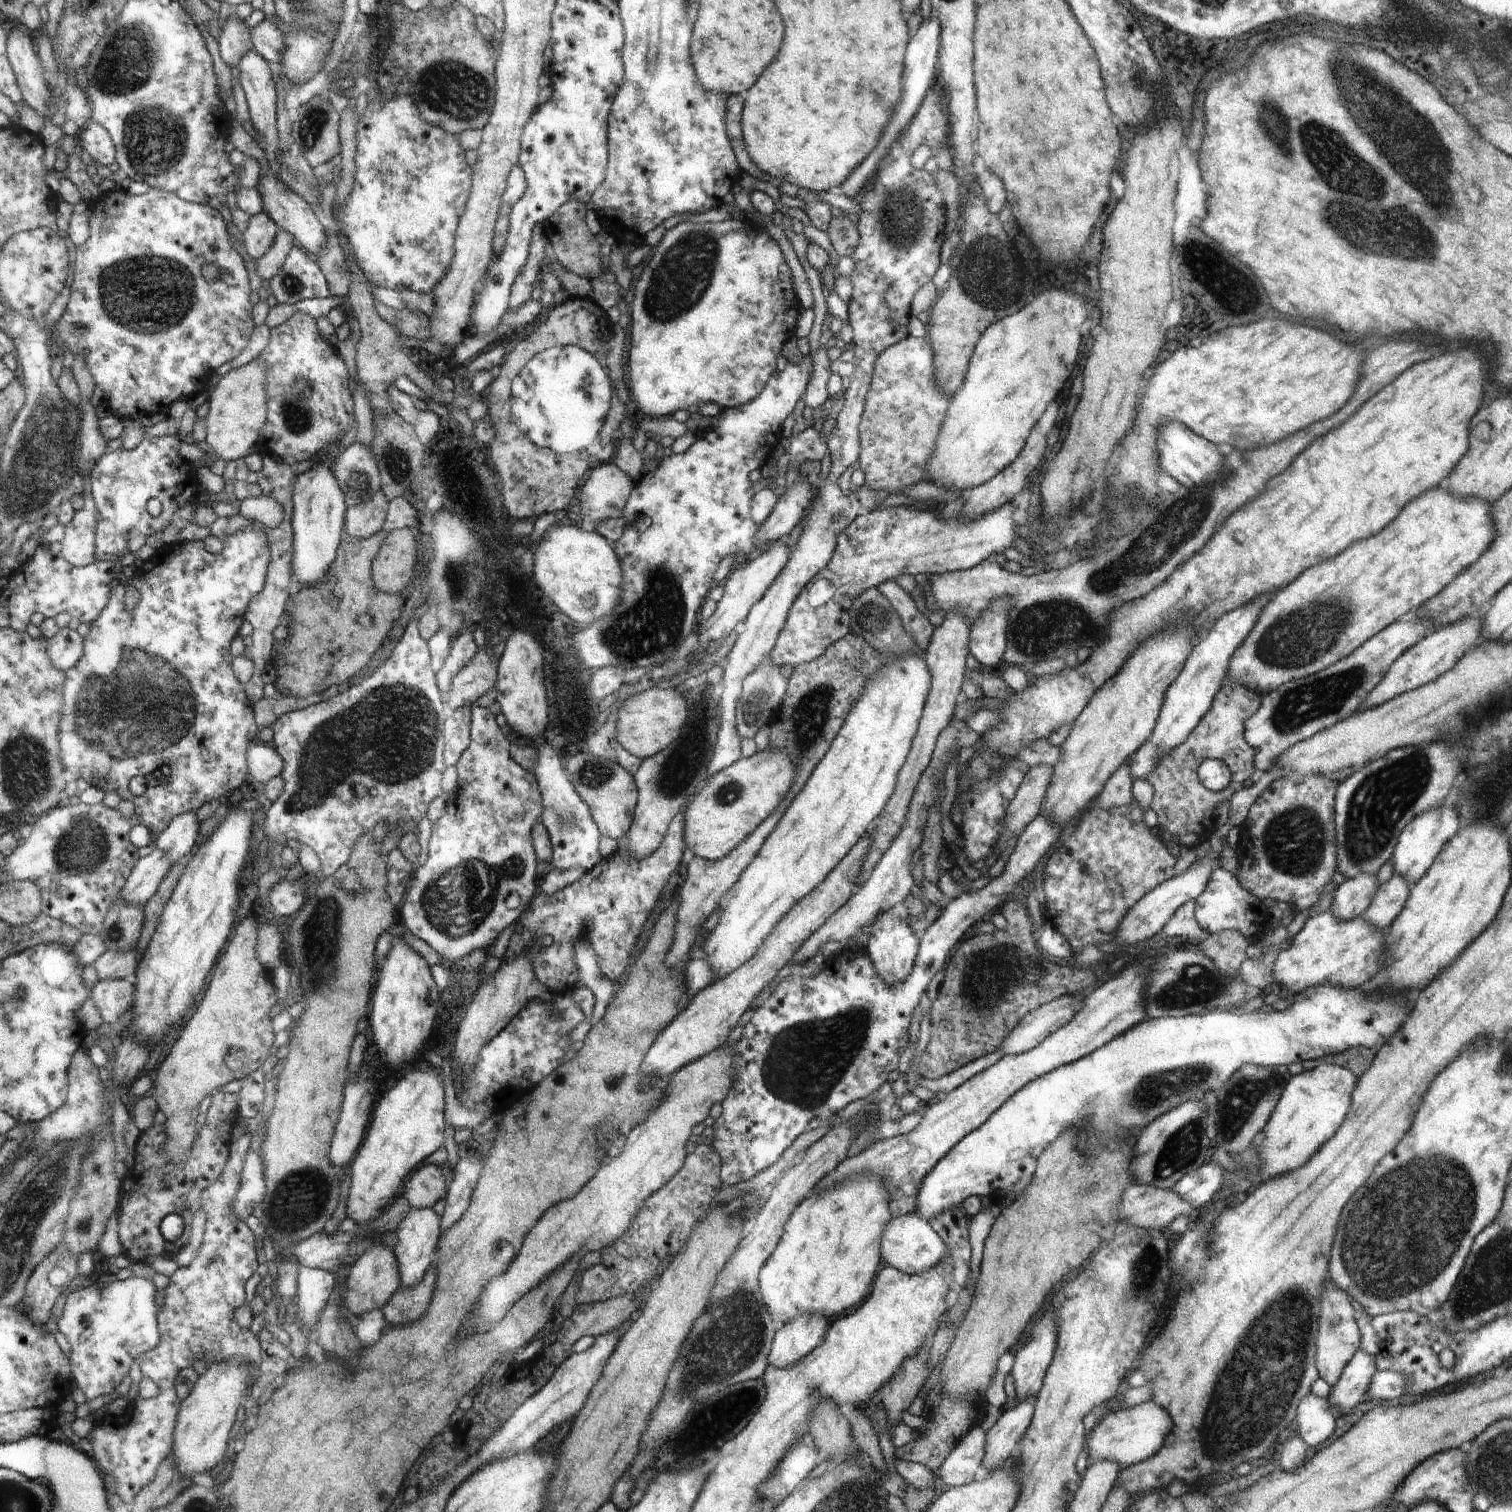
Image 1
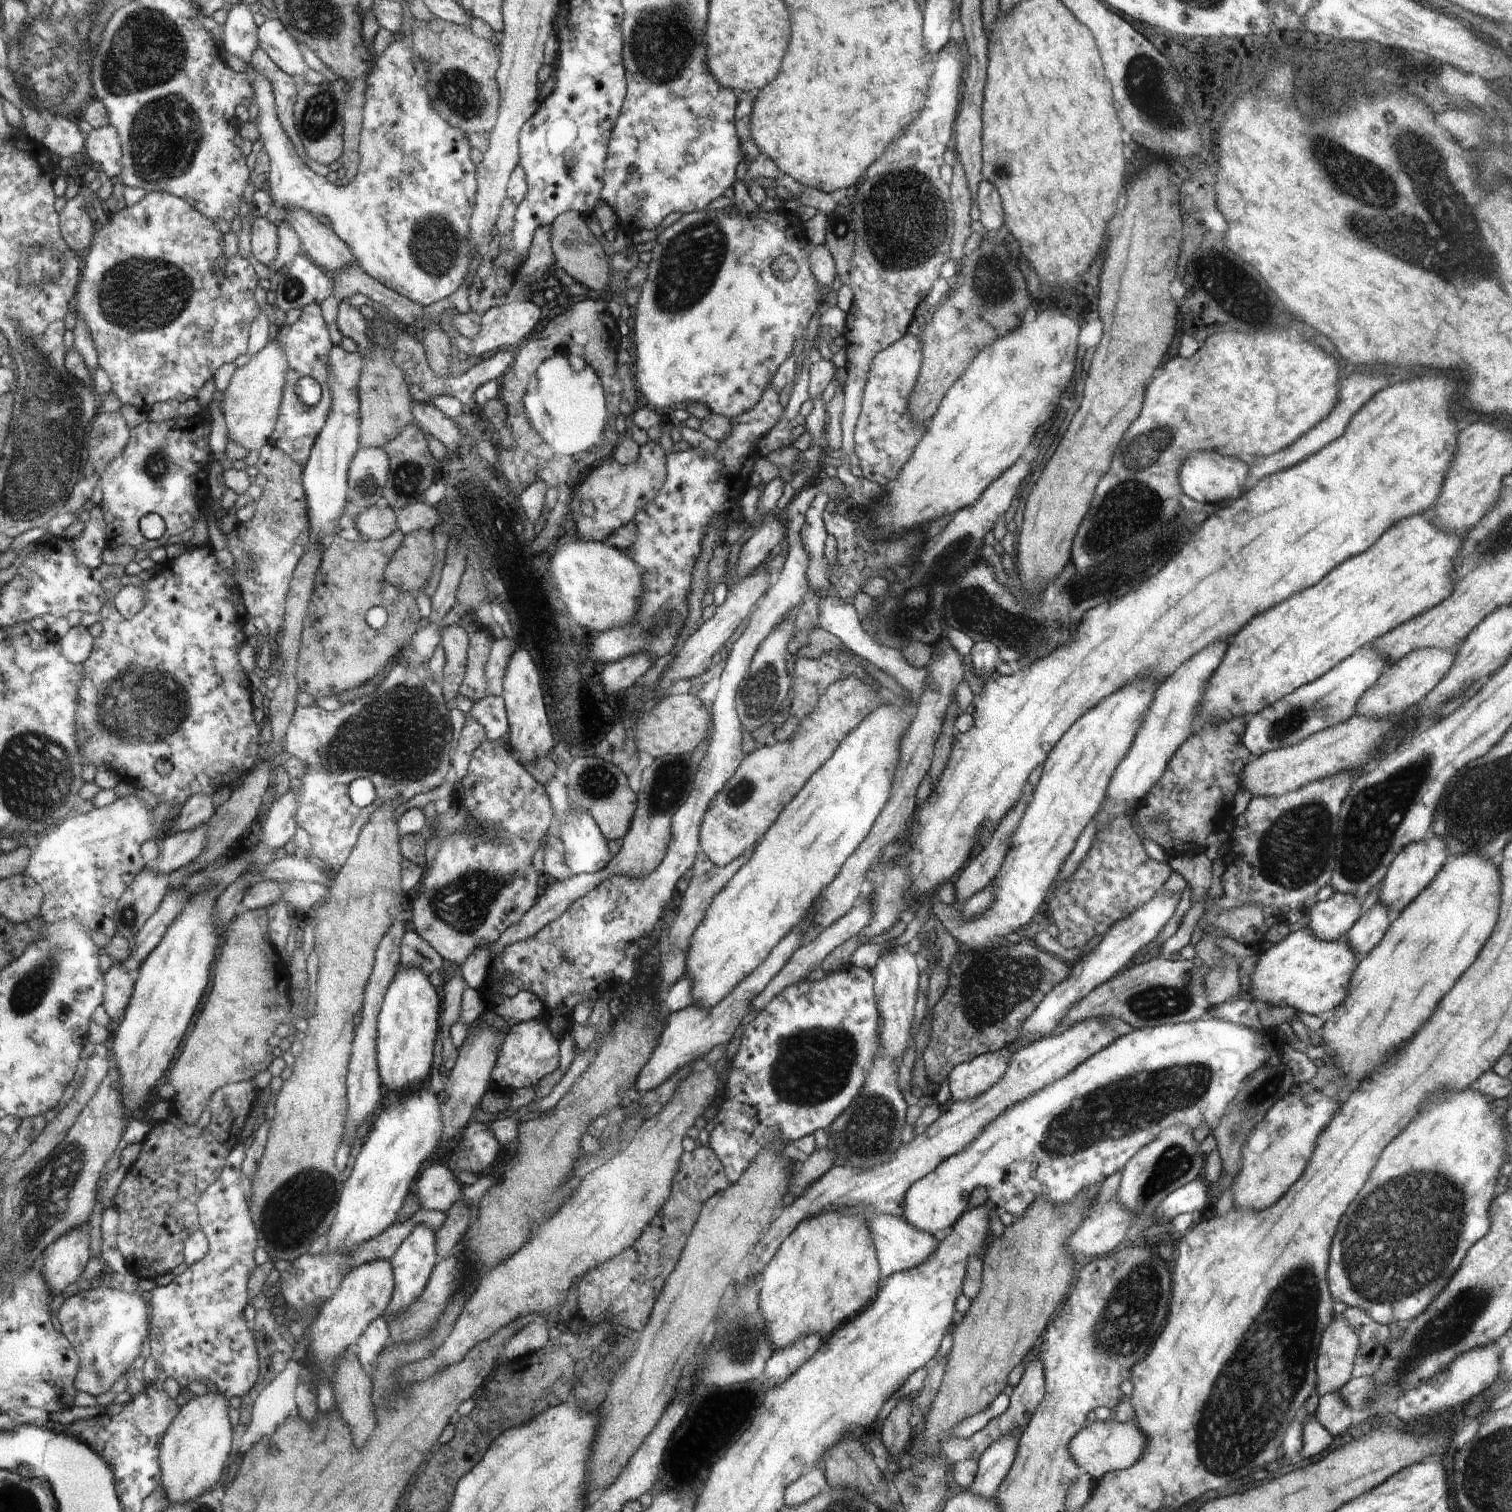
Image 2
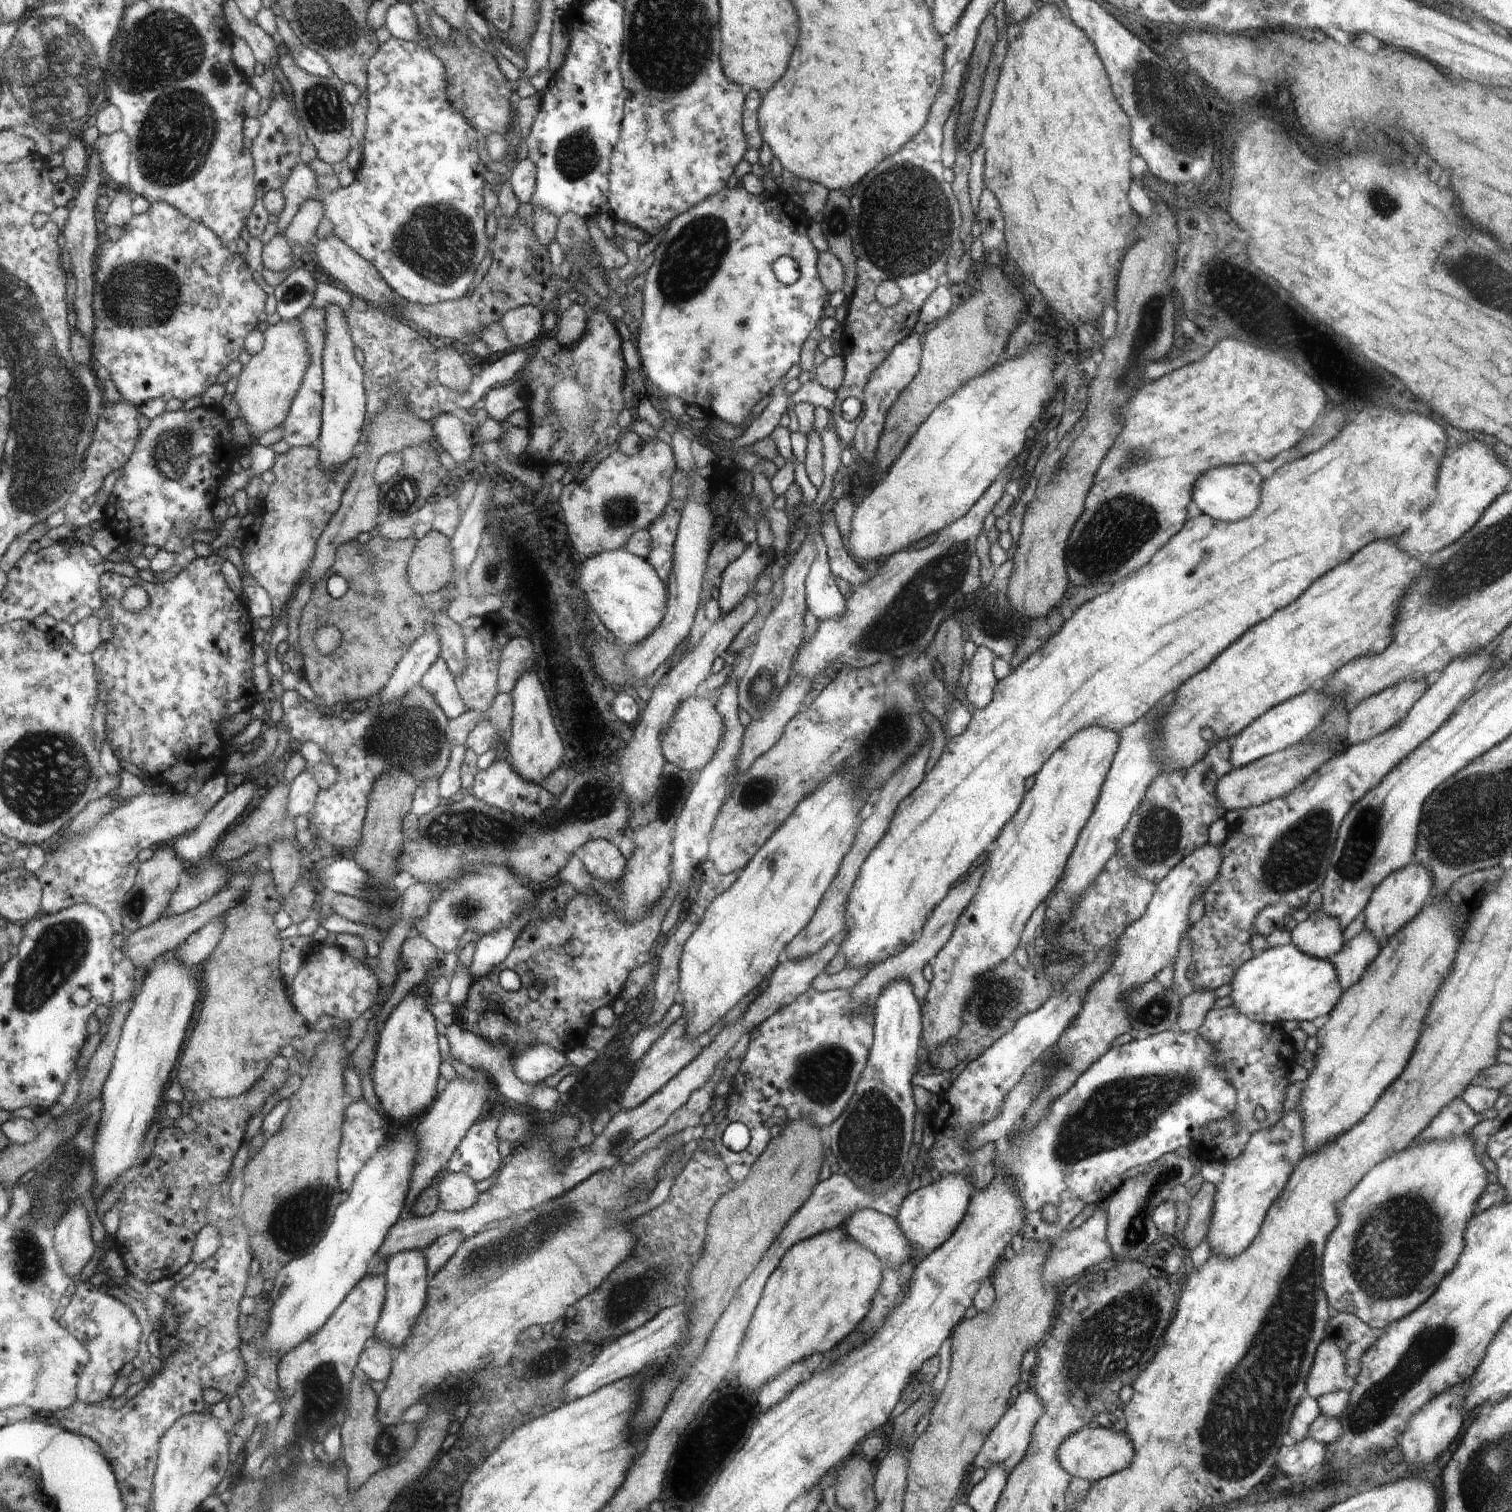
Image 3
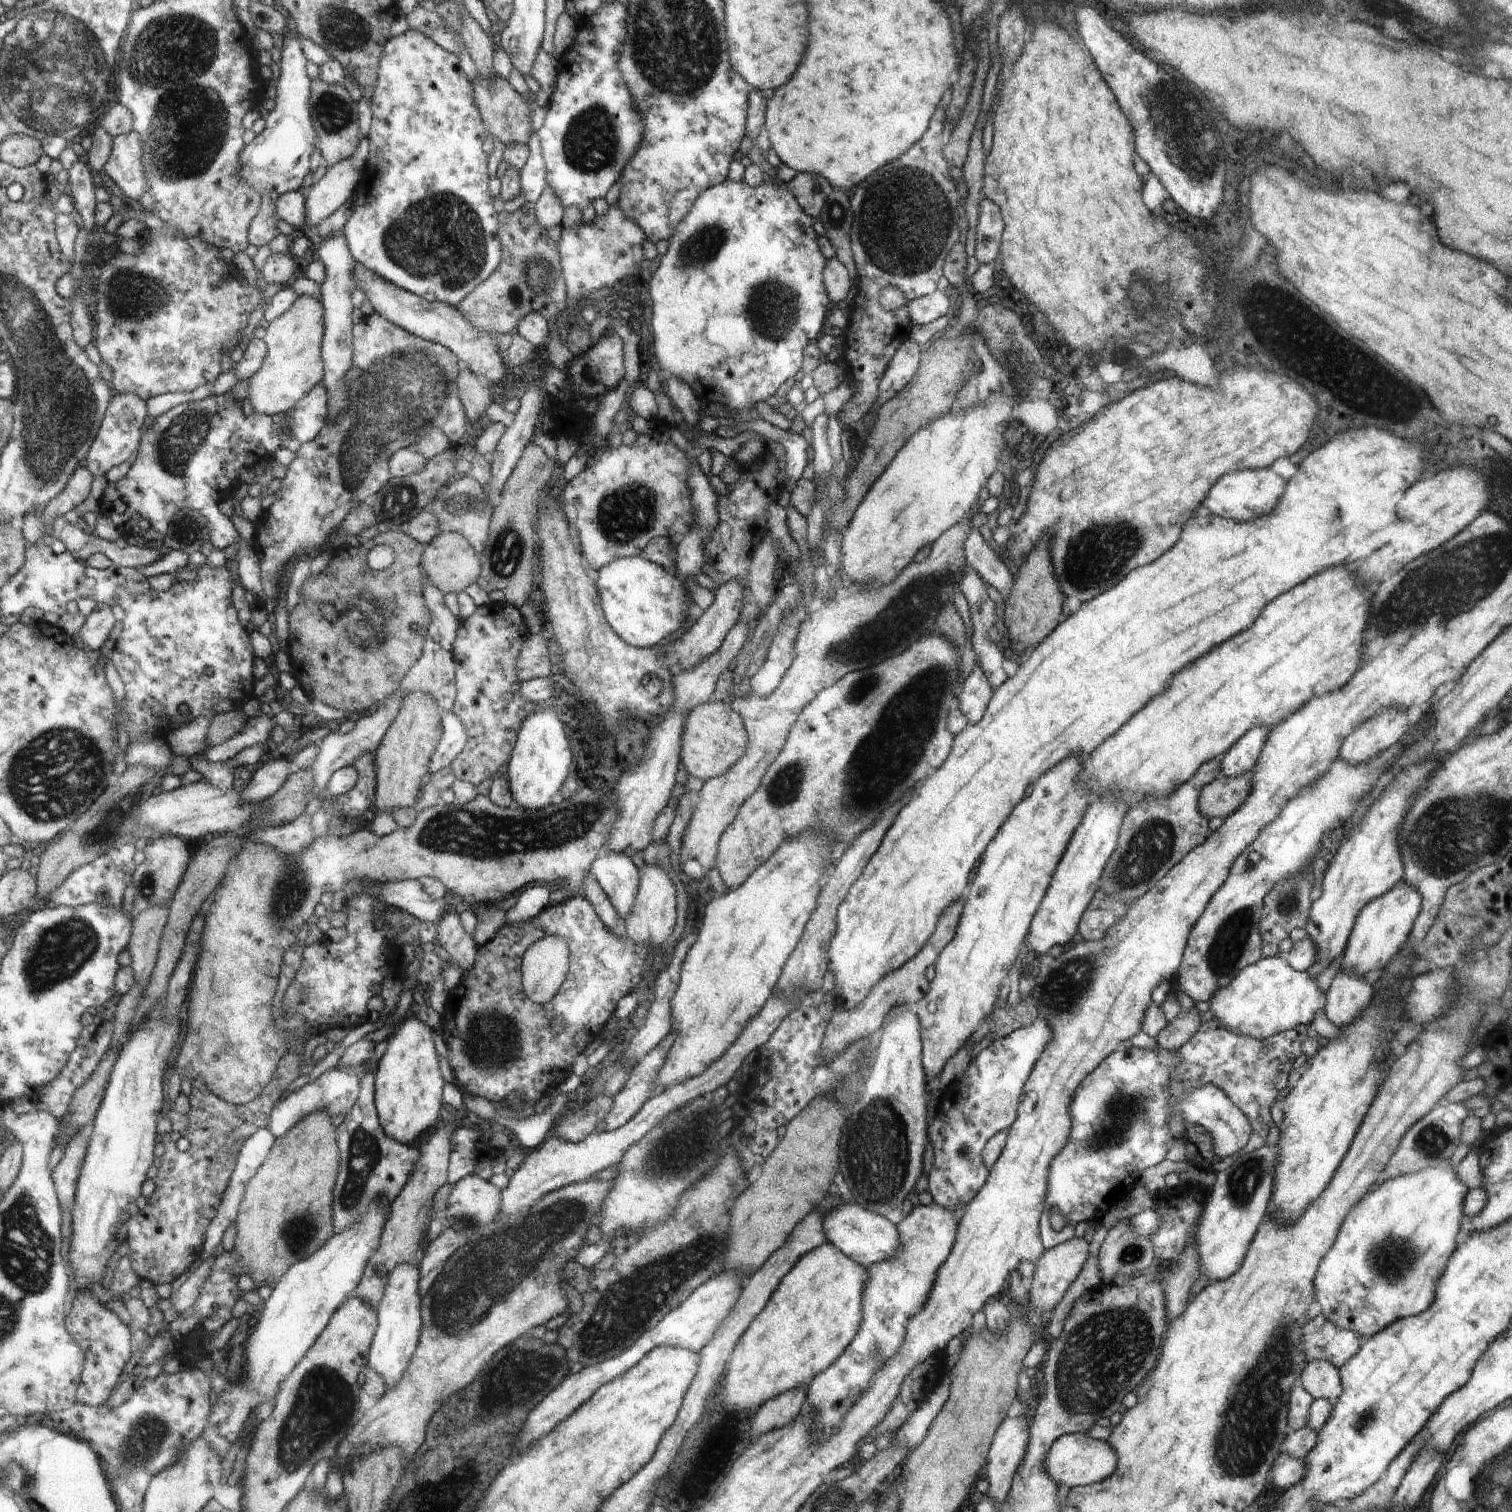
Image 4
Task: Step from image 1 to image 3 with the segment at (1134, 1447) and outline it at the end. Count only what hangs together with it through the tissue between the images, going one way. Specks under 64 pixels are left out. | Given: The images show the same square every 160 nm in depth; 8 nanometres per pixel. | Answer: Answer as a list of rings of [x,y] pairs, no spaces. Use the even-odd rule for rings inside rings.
[[[1098,1425],[1080,1429],[1071,1435],[1058,1450],[1058,1458],[1062,1468],[1066,1469],[1073,1478],[1078,1477],[1090,1482],[1100,1481],[1125,1469],[1132,1464],[1133,1454],[1132,1442],[1128,1440],[1128,1436]]]

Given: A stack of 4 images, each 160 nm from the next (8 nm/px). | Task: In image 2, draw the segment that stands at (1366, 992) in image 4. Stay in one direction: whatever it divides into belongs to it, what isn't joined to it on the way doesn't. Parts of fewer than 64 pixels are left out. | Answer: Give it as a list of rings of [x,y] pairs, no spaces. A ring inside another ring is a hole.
[[[1379,902],[1365,915],[1358,917],[1345,936],[1355,954],[1356,966],[1375,946],[1378,946],[1392,919],[1385,906]]]

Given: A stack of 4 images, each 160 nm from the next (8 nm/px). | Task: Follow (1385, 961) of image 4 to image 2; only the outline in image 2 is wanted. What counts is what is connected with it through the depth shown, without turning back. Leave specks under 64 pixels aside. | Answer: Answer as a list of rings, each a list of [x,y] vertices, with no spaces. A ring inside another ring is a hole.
[[[1431,832],[1424,840],[1409,844],[1399,851],[1390,863],[1379,891],[1378,902],[1385,906],[1389,916],[1393,919],[1398,916],[1434,880],[1448,858],[1450,854],[1446,850],[1446,844],[1440,838],[1432,836]]]

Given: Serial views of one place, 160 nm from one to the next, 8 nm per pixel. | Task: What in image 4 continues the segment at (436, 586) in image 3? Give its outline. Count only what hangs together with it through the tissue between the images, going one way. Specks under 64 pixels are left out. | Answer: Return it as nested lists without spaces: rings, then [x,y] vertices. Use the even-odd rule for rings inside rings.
[[[442,531],[428,543],[421,563],[425,578],[432,581],[444,594],[464,592],[481,576],[480,556],[469,543],[469,539],[464,538],[460,533]]]

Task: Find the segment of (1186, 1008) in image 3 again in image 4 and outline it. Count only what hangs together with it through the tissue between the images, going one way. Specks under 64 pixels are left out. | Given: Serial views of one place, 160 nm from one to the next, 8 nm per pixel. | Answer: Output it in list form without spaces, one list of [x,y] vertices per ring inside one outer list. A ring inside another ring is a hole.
[[[1196,1008],[1190,1013],[1180,1012],[1177,1018],[1168,1023],[1158,1034],[1159,1048],[1178,1051],[1183,1044],[1192,1038],[1192,1035],[1198,1030],[1200,1022],[1202,1022],[1200,1012]]]

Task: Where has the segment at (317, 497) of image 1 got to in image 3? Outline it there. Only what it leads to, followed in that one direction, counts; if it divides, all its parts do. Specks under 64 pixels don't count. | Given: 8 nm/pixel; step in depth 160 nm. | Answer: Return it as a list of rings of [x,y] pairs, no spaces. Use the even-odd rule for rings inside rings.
[[[337,305],[324,309],[326,318],[326,414],[321,414],[322,442],[316,447],[321,454],[321,463],[325,469],[340,469],[348,462],[354,452],[356,442],[362,438],[364,422],[367,416],[369,397],[362,388],[360,366],[354,358],[354,344],[349,331],[349,323],[344,312]]]

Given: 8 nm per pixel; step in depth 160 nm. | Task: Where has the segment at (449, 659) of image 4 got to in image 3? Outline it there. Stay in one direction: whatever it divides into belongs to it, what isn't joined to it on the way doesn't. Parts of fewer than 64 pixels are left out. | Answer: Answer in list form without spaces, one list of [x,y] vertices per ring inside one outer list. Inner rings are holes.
[[[438,657],[424,673],[420,686],[432,695],[434,702],[444,711],[448,718],[458,718],[468,710],[464,697],[458,691],[453,674],[449,671],[446,661]]]

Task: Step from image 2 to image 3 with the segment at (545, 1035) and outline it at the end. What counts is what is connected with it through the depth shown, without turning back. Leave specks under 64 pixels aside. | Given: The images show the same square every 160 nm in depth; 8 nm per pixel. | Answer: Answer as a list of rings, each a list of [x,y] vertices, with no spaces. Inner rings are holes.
[[[537,1044],[526,1046],[514,1058],[513,1071],[523,1083],[540,1083],[548,1076],[554,1076],[558,1070],[568,1064],[564,1053],[549,1046]]]

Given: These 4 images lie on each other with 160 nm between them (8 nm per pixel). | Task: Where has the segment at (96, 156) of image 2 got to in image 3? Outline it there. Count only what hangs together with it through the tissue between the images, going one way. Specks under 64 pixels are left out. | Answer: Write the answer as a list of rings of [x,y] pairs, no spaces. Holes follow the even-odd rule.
[[[122,129],[114,134],[101,134],[92,152],[99,154],[105,171],[122,187],[131,182],[133,139]]]

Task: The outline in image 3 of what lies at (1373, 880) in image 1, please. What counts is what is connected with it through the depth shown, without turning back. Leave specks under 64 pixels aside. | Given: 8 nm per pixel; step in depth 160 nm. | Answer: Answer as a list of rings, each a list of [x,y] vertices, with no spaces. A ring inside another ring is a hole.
[[[1313,910],[1310,913],[1306,921],[1298,923],[1291,931],[1291,942],[1298,950],[1306,954],[1306,956],[1328,961],[1339,950],[1342,950],[1343,944],[1345,943],[1343,938],[1344,929],[1334,917]]]

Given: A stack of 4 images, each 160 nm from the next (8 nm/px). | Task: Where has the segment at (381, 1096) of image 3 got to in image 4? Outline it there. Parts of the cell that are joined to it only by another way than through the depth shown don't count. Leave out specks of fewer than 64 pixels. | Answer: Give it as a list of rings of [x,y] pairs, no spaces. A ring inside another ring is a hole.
[[[405,1018],[394,1032],[387,1038],[386,1052],[381,1056],[377,1066],[376,1076],[376,1105],[380,1123],[385,1130],[384,1133],[392,1140],[402,1144],[416,1144],[414,1140],[428,1132],[428,1128],[435,1128],[438,1114],[442,1110],[442,1086],[444,1080],[440,1076],[438,1068],[438,1056],[432,1042],[432,1030],[417,1018]]]

